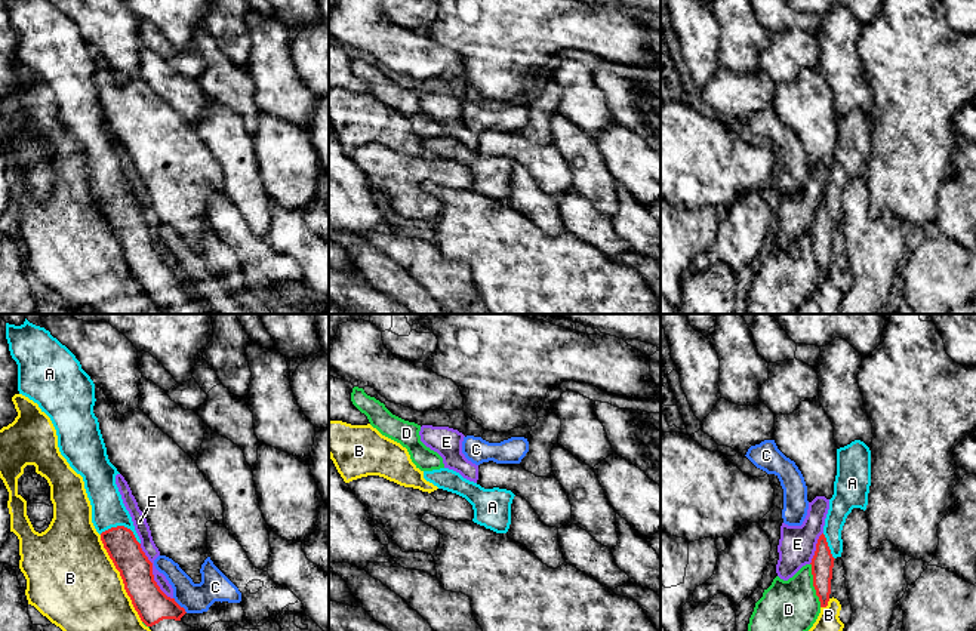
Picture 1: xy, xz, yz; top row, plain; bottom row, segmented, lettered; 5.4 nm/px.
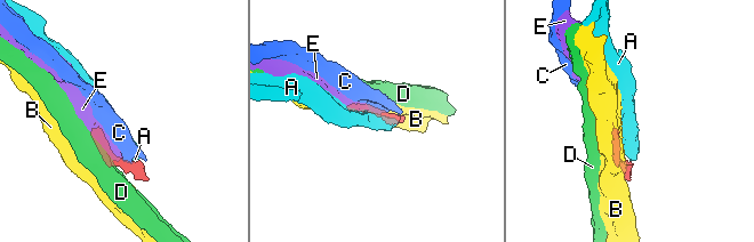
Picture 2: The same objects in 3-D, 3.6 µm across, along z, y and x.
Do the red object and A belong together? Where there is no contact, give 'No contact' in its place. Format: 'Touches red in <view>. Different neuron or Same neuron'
Touches red in xy. Same neuron

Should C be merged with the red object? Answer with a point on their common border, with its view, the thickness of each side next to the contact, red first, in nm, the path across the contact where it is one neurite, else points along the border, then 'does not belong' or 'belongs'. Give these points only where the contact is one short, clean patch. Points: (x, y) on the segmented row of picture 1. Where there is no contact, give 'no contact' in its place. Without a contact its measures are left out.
contact xy (178, 605); calibres 180 and 160 nm; border xy (174, 597), (187, 612); does not belong

